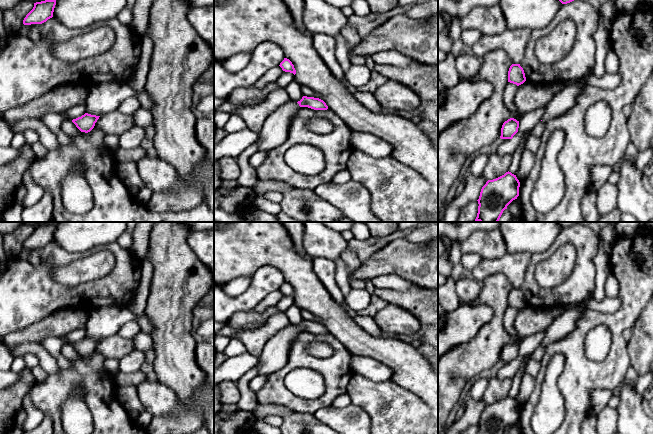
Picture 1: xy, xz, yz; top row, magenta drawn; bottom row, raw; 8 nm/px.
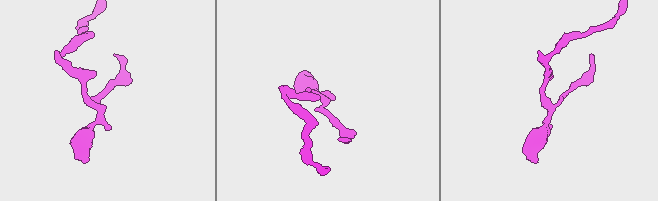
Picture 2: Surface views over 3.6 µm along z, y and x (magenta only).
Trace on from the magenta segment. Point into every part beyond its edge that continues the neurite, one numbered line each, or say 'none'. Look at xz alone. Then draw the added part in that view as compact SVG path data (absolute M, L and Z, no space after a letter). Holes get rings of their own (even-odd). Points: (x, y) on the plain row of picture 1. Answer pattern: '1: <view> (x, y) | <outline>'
1: xz (274, 356) | M288 324L266 342L256 365L259 375L270 375L286 365L292 343L299 332L297 326Z

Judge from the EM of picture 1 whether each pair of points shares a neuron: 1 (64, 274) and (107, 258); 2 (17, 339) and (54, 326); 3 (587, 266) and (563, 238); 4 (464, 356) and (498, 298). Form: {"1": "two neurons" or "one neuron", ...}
{"1": "one neuron", "2": "one neuron", "3": "one neuron", "4": "one neuron"}

